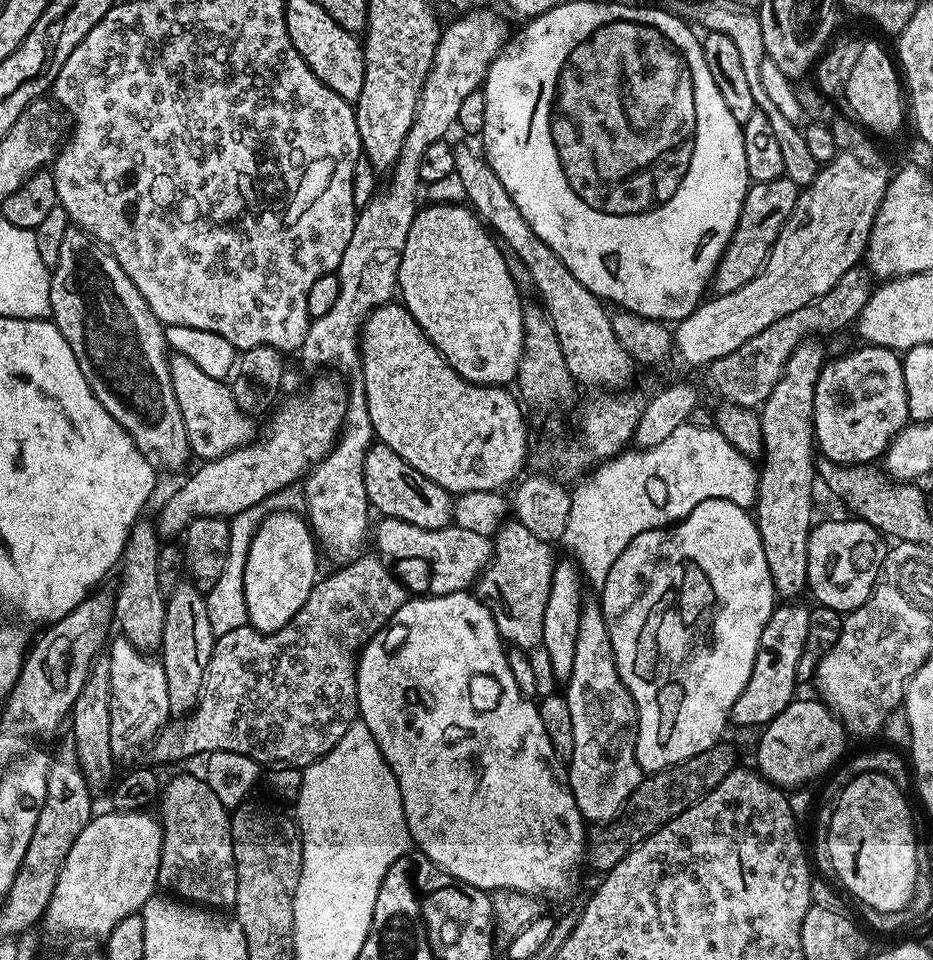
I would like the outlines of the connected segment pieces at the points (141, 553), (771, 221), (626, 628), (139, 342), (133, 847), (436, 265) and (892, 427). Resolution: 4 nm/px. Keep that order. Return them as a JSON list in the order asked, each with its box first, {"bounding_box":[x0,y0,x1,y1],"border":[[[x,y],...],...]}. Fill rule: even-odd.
[{"bounding_box":[114,518,166,654],"border":[[[141,518],[130,530],[124,547],[120,585],[114,588],[116,614],[114,624],[139,652],[152,654],[162,642],[162,630],[166,626],[166,598],[158,586],[158,554],[162,537],[151,519]]]},{"bounding_box":[710,175,801,294],"border":[[[785,175],[777,180],[752,184],[749,187],[740,211],[740,220],[710,281],[711,287],[716,288],[717,293],[730,294],[734,290],[742,290],[742,286],[746,286],[750,278],[754,278],[764,269],[764,264],[772,253],[774,242],[780,231],[784,229],[784,223],[790,218],[801,195],[801,189]]]},{"bounding_box":[598,500,778,774],"border":[[[707,500],[694,506],[694,510],[690,510],[685,520],[677,520],[669,527],[646,530],[646,534],[638,534],[638,538],[634,538],[634,542],[630,542],[630,546],[626,546],[626,550],[618,554],[618,562],[610,566],[606,586],[599,589],[598,596],[614,650],[616,669],[636,703],[636,760],[641,769],[648,774],[661,772],[664,768],[686,762],[694,758],[694,754],[702,754],[702,750],[710,750],[721,743],[723,736],[720,735],[723,734],[724,727],[729,727],[734,702],[738,702],[738,694],[742,694],[742,690],[746,690],[746,682],[750,682],[762,630],[766,630],[766,622],[778,604],[770,578],[770,566],[766,566],[766,553],[762,551],[762,538],[756,529],[753,513],[749,509],[739,508],[729,500]]]},{"bounding_box":[50,226,190,469],"border":[[[75,226],[69,227],[62,239],[57,264],[50,272],[50,306],[52,323],[62,338],[70,342],[70,350],[78,358],[78,370],[82,370],[94,398],[106,406],[110,418],[130,434],[141,454],[157,469],[182,467],[190,460],[190,449],[186,422],[182,422],[182,410],[178,410],[178,398],[168,369],[170,349],[164,339],[165,325],[149,310],[134,282],[130,282],[107,248]]]},{"bounding_box":[42,810,162,938],"border":[[[107,810],[93,815],[88,825],[74,838],[74,846],[66,854],[63,866],[52,890],[52,897],[48,902],[42,917],[52,932],[69,932],[72,936],[97,936],[103,938],[122,922],[122,918],[134,916],[151,896],[158,892],[158,866],[160,865],[160,846],[162,832],[159,819],[151,816],[151,811],[117,812]]]},{"bounding_box":[396,203,524,386],"border":[[[429,203],[427,205],[428,208],[421,207],[419,211],[416,213],[416,217],[414,218],[414,222],[410,226],[410,234],[406,234],[406,246],[402,250],[402,262],[400,263],[400,269],[398,270],[398,278],[396,279],[396,283],[398,285],[398,296],[402,301],[405,308],[407,308],[408,312],[414,319],[418,322],[418,326],[422,326],[422,330],[426,334],[426,338],[430,338],[430,342],[434,342],[434,346],[439,352],[444,355],[446,358],[446,362],[450,367],[456,371],[457,374],[464,380],[469,380],[472,384],[491,384],[493,386],[508,386],[515,381],[516,371],[518,370],[518,362],[522,358],[522,342],[524,341],[524,327],[522,326],[522,296],[518,292],[518,290],[514,286],[514,281],[510,278],[509,271],[506,270],[506,264],[503,262],[502,254],[499,253],[499,246],[497,241],[494,239],[493,233],[489,231],[487,227],[482,223],[479,216],[476,215],[475,212],[472,211],[471,207],[465,206],[463,203],[459,204],[433,204]]]},{"bounding_box":[814,346,909,464],"border":[[[860,346],[857,352],[848,352],[837,360],[829,359],[820,372],[814,390],[814,440],[825,460],[836,464],[872,464],[888,451],[893,438],[909,423],[904,381],[903,359],[893,349]]]}]

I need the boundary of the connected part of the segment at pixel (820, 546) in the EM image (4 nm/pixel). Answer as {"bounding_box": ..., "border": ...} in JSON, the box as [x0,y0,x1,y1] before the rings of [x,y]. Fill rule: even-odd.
{"bounding_box":[808,518,889,614],"border":[[[859,518],[848,519],[852,520],[819,521],[808,543],[808,592],[819,607],[841,614],[853,612],[868,601],[889,550],[885,537],[874,526]]]}

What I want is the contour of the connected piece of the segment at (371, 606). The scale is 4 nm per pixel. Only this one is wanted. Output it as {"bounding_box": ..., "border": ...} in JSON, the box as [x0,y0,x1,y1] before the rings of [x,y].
{"bounding_box":[146,554,410,766],"border":[[[361,554],[352,563],[337,569],[333,576],[317,579],[302,610],[282,630],[259,632],[257,628],[245,626],[218,636],[196,708],[185,724],[172,722],[156,733],[146,748],[153,760],[149,761],[161,766],[176,764],[199,752],[233,752],[249,756],[264,766],[307,766],[330,752],[338,738],[358,719],[358,653],[410,599],[410,592],[400,585],[399,578],[387,568],[389,565],[379,555],[371,555]]]}

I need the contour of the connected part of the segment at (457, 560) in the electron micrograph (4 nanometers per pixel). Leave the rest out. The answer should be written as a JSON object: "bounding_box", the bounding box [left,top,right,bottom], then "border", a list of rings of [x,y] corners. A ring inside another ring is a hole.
{"bounding_box":[374,516,494,596],"border":[[[385,516],[379,522],[381,524],[374,528],[375,551],[389,561],[425,560],[432,567],[432,577],[428,580],[427,588],[431,595],[445,596],[471,589],[492,561],[494,540],[486,534],[455,526],[442,530],[422,530],[422,526],[402,522],[396,516]]]}

